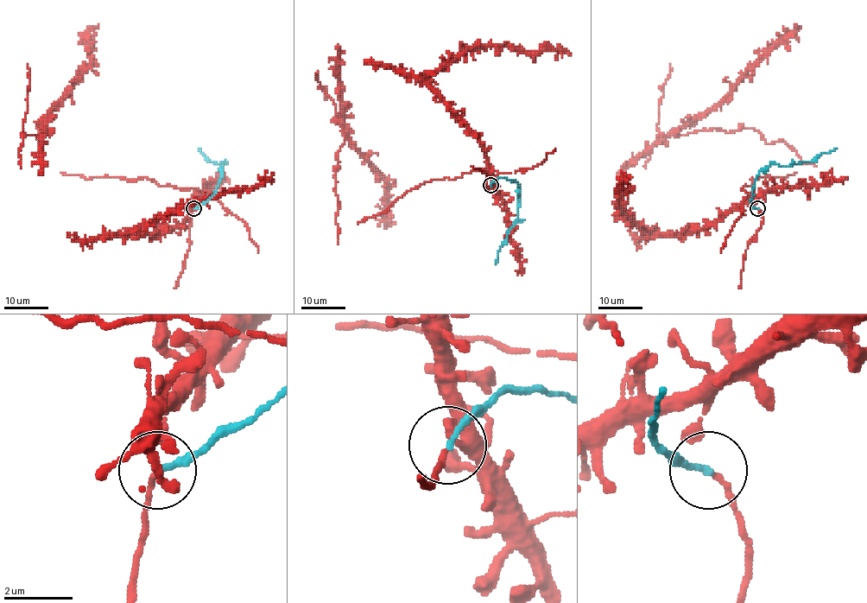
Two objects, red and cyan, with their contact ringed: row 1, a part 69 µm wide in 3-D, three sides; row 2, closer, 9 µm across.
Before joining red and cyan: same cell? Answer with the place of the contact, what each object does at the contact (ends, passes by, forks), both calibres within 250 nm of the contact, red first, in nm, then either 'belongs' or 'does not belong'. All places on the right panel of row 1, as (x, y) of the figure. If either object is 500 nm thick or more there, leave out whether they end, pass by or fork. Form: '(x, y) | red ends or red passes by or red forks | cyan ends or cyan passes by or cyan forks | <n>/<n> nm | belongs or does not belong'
(757, 208) | red passes by | cyan ends | 100/150 nm | belongs

